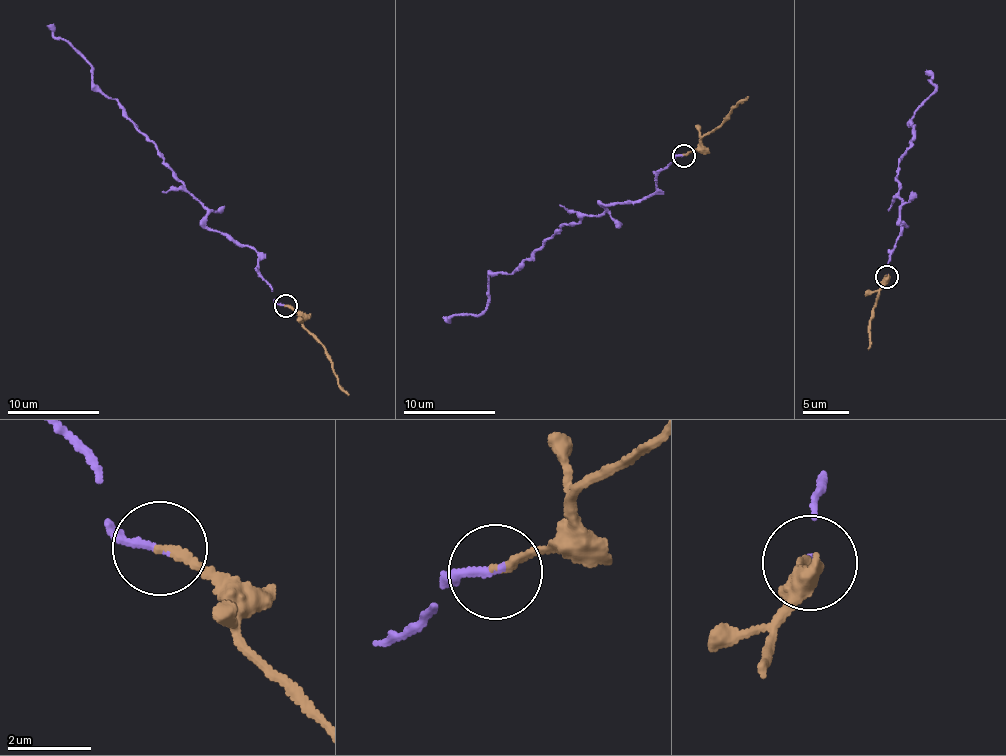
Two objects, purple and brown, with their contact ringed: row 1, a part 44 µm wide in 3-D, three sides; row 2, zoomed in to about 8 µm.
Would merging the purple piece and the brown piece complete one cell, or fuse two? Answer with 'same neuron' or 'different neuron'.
same neuron

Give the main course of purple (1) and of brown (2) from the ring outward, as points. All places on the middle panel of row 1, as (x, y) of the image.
1: (684, 155), (661, 170), (656, 192), (603, 205), (563, 225), (521, 268), (488, 276), (479, 314), (446, 316)
2: (684, 155), (696, 150), (701, 136), (724, 120), (736, 103), (747, 95)

